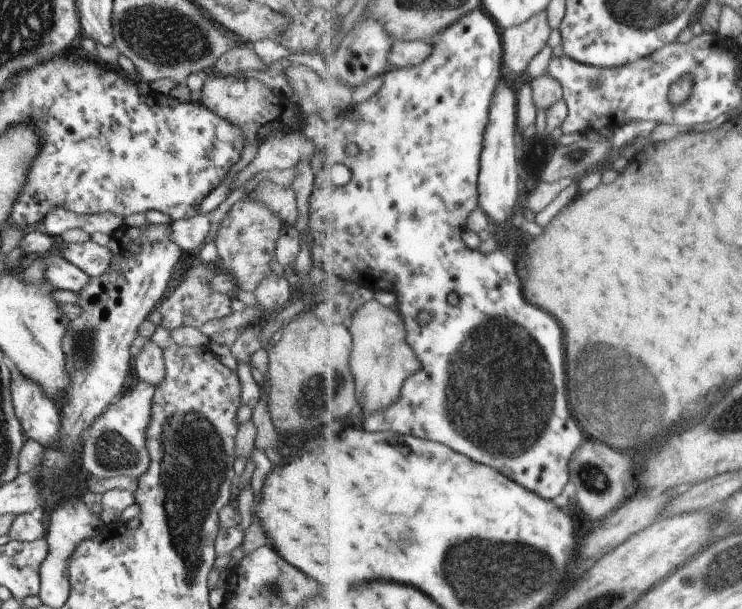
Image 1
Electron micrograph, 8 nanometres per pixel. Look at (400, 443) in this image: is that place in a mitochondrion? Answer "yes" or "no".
no

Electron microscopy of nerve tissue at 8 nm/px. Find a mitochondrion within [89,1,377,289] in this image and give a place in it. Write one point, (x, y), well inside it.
(166, 38)

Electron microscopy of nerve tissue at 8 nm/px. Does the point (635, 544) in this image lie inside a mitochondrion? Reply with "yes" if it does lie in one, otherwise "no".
no

